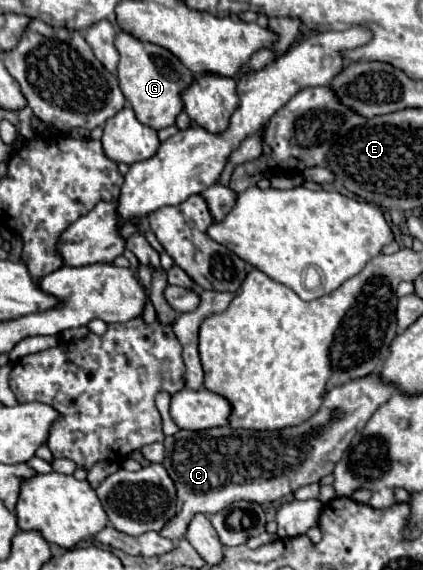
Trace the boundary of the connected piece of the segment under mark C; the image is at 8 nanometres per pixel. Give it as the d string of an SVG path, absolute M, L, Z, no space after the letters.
M375 371L367 377L333 387L325 395L323 407L295 427L285 427L281 431L249 431L225 425L207 431L177 431L175 435L165 437L163 467L175 483L179 511L159 533L177 541L185 537L187 527L197 513L211 517L241 499L271 503L289 497L303 485L317 483L321 477L333 473L335 463L339 463L355 433L365 427L371 415L387 403L397 389L395 383L383 381Z

